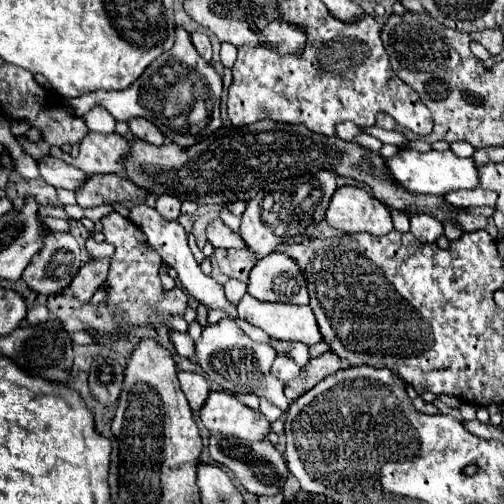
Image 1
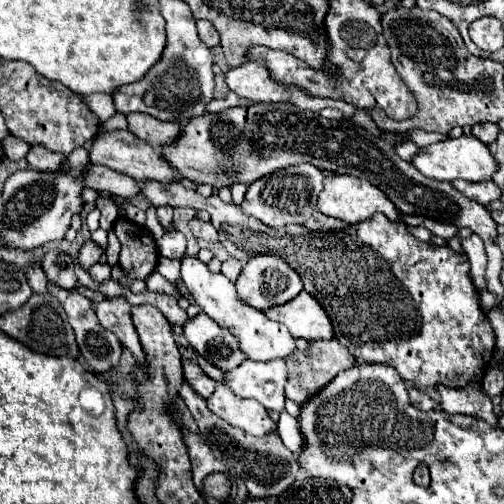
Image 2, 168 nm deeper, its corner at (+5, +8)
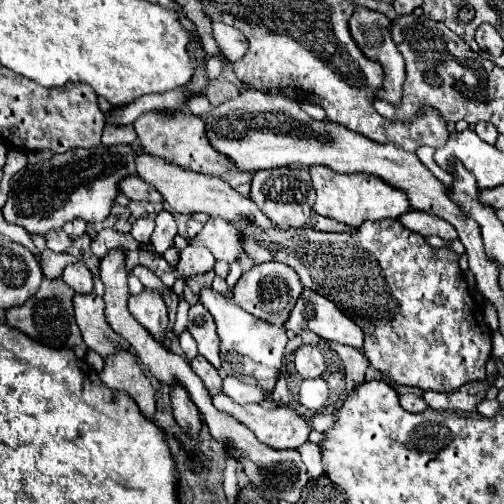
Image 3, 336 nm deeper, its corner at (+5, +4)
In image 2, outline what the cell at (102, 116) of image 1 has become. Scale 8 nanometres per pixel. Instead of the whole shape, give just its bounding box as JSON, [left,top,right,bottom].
[86,94,116,122]

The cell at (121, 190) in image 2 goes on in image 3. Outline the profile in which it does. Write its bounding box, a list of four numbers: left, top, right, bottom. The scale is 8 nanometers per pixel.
[118,176,162,202]

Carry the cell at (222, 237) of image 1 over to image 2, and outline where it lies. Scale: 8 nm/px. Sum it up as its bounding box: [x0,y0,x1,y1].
[142,184,496,388]

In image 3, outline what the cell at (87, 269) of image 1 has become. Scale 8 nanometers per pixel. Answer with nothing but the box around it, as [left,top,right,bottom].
[92,228,138,256]

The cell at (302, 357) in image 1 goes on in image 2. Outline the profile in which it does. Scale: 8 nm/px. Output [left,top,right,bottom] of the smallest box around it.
[182,256,296,362]

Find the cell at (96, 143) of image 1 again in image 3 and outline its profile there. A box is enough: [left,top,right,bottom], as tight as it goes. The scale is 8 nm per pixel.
[136,152,276,228]

